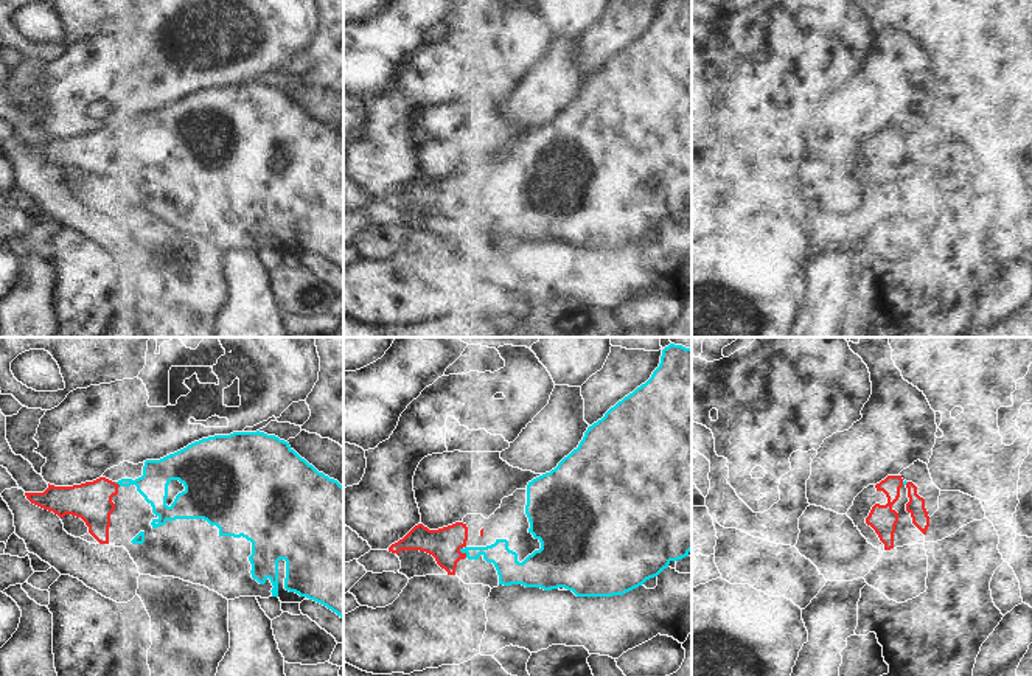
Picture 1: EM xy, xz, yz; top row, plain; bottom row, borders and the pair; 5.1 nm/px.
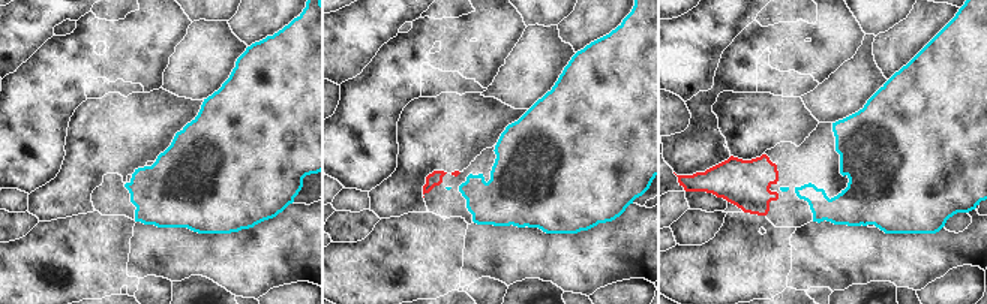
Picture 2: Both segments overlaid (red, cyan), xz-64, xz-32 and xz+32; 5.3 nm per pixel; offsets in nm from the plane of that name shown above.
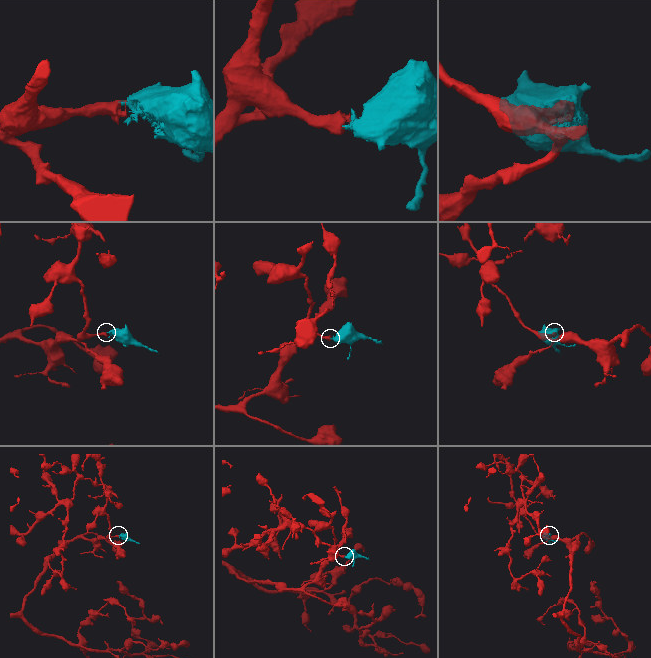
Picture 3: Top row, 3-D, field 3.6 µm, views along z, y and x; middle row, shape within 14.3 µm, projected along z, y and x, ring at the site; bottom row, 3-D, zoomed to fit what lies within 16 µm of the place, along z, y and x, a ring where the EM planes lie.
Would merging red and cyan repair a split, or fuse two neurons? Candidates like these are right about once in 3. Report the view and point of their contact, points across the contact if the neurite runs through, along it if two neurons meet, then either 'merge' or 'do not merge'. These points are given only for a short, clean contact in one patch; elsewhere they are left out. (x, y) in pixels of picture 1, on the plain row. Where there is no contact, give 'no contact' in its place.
xz (460, 204) | across xz (443, 196), (453, 204), (460, 204), (498, 205), (505, 213) | merge

